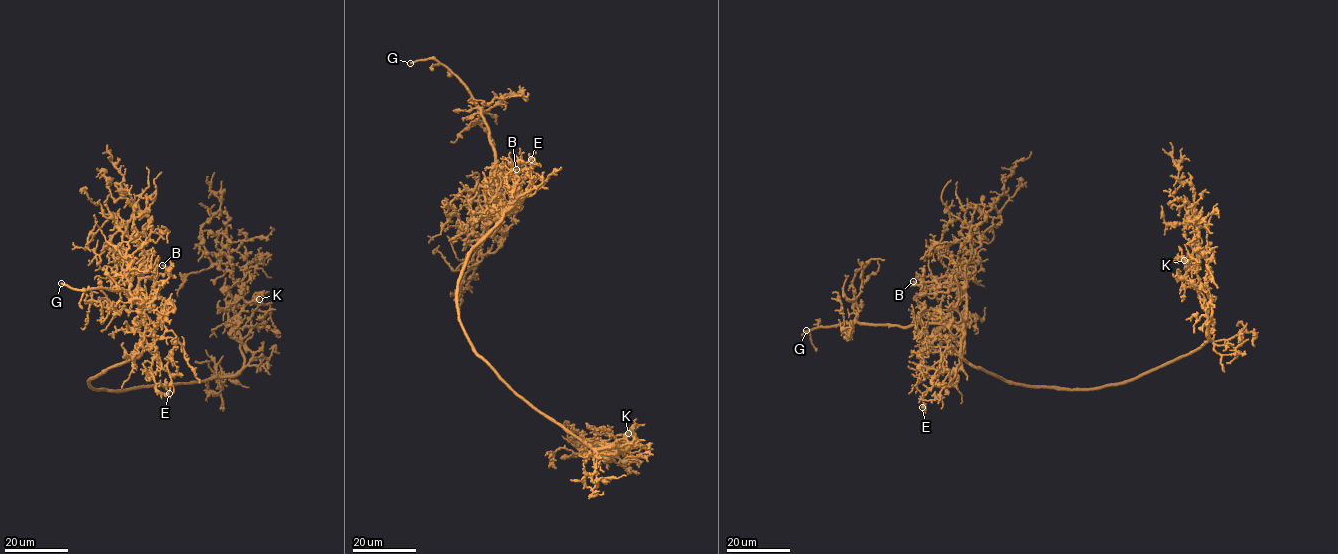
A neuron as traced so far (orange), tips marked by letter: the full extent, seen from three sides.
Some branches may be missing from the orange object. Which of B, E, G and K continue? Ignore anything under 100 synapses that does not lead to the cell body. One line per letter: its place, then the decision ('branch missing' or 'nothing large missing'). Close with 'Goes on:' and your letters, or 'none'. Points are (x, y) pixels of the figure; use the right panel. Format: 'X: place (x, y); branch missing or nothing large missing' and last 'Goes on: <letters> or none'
B: place (913, 281); nothing large missing
E: place (922, 407); nothing large missing
G: place (806, 330); branch missing
K: place (1184, 260); nothing large missing
Goes on: G

